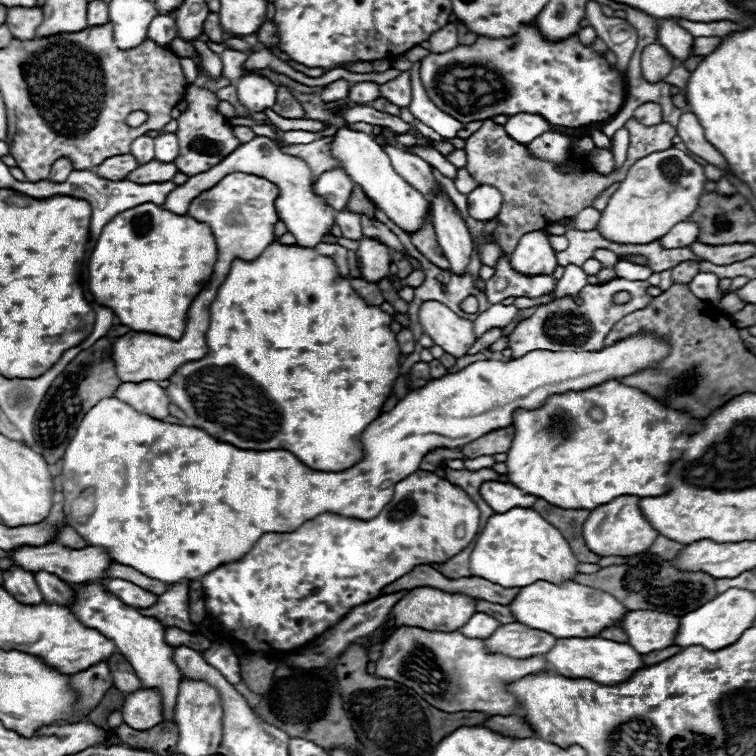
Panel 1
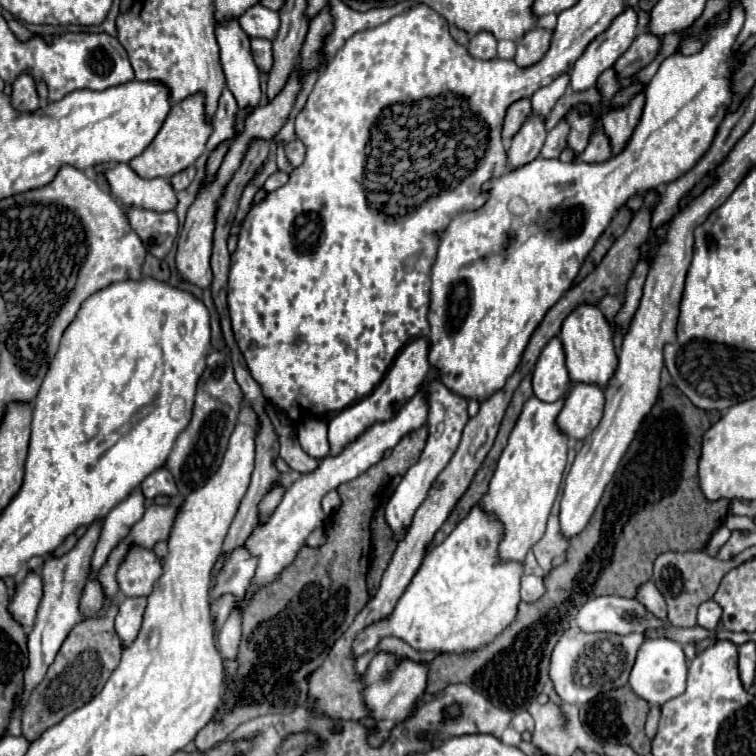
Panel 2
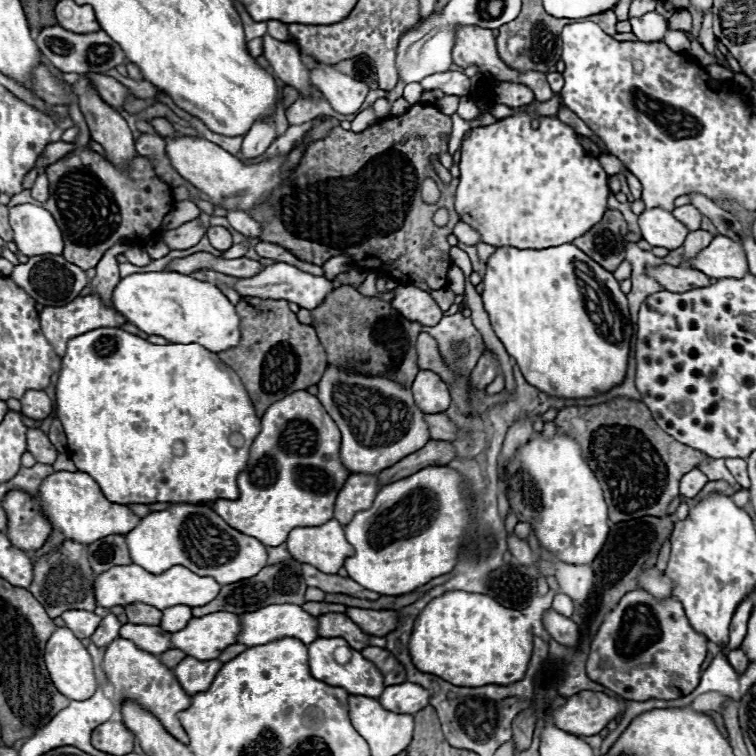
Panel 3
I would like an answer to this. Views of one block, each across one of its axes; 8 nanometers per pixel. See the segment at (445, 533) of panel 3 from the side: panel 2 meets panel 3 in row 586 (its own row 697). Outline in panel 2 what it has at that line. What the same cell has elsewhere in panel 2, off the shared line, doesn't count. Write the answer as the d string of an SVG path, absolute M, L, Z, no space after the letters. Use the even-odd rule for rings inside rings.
M380 652L372 660L372 664L368 666L368 670L364 674L364 684L366 684L364 702L366 702L366 708L370 710L370 716L374 720L378 720L378 724L374 726L374 732L368 736L368 742L372 746L380 746L386 740L392 726L402 722L404 718L408 718L414 712L418 698L424 694L426 676L428 676L426 662L402 660L400 664L396 664L396 660L390 652Z

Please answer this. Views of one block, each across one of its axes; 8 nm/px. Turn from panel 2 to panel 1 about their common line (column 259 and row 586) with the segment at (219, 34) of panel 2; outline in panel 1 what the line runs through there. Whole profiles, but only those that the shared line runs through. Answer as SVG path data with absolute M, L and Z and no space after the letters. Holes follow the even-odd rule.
M70 584L70 588L76 594L76 600L72 604L72 612L76 614L76 618L84 626L98 630L100 634L104 634L108 640L116 644L118 652L132 664L132 668L140 676L144 688L152 688L152 686L160 688L162 702L164 702L164 720L172 720L182 676L174 662L174 648L164 640L166 630L162 622L152 616L142 616L138 610L126 606L120 598L110 594L100 584Z

